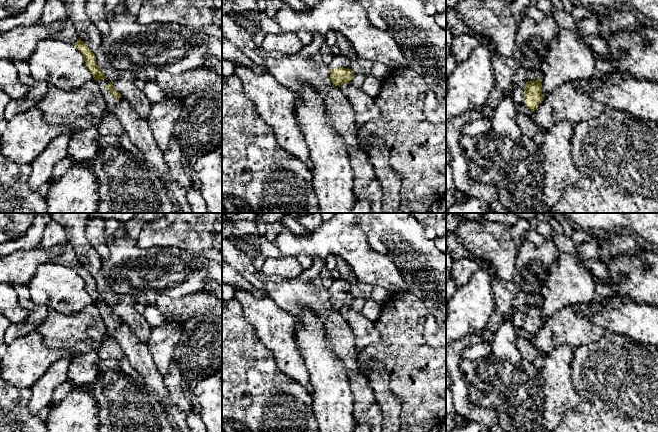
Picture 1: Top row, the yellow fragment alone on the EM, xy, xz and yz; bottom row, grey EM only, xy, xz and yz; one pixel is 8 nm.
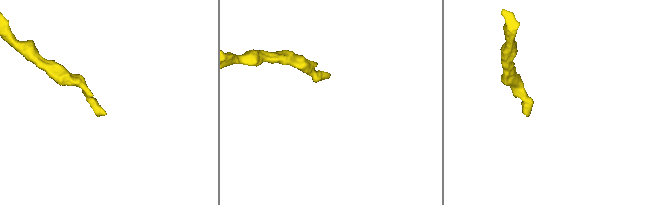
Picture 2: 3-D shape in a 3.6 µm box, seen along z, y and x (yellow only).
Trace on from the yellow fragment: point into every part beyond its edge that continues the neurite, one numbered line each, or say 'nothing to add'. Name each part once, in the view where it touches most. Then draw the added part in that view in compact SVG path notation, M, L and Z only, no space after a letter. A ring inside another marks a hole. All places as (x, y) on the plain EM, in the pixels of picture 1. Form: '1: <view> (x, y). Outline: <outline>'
1: xy (137, 353). Outline: M97 305L102 312L102 318L107 325L108 333L118 342L130 365L142 377L148 388L161 400L163 410L170 415L169 394L164 383L164 377L157 370L151 353L147 347L121 319L118 325L106 311L109 305Z

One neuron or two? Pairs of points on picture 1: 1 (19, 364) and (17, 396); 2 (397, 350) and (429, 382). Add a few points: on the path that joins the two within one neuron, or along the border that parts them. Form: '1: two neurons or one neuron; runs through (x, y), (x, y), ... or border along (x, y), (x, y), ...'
1: two neurons; border along (10, 383), (30, 388)
2: one neuron; runs through (405, 358), (421, 374)

